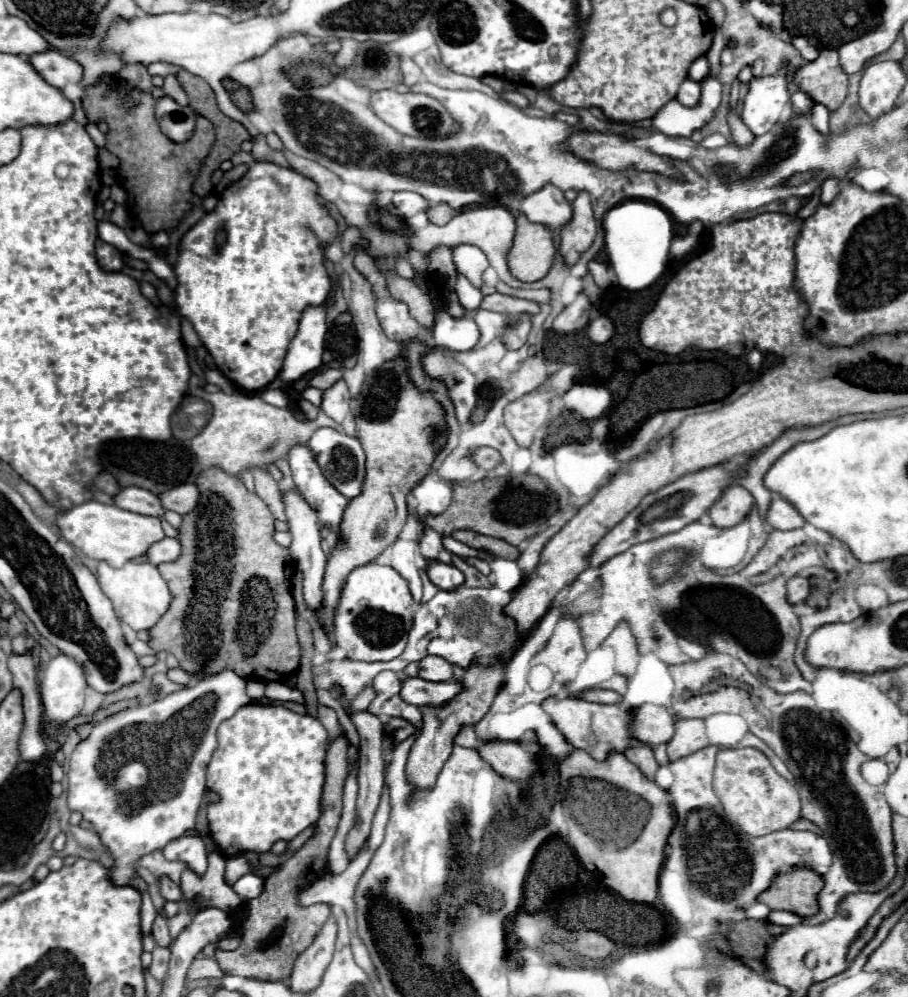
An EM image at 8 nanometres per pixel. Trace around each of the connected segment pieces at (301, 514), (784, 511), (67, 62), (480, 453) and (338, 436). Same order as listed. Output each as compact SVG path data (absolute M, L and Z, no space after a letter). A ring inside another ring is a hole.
M297 489L285 491L281 495L281 499L283 499L283 505L285 505L285 515L287 515L289 531L293 535L293 543L289 547L289 553L295 559L297 569L303 573L303 595L305 595L305 603L311 609L317 609L321 605L321 601L323 601L323 591L319 589L319 585L323 581L323 569L325 569L325 561L327 561L327 555L321 549L321 535L319 535L321 525L319 525L319 519L317 519L315 509L303 499L303 495Z
M773 497L769 511L767 511L767 523L773 529L797 529L801 527L805 521L803 517L799 517L799 513L795 513L795 509L791 509L791 505L787 505L787 501L783 501L781 497Z
M53 49L29 55L29 63L55 89L63 89L67 83L79 83L81 79L81 65Z
M479 447L479 449L471 451L469 457L473 459L473 463L475 463L477 467L481 467L481 469L485 469L485 471L497 467L499 461L501 461L499 453L497 453L495 449L491 449L491 447Z
M321 427L311 435L309 449L315 453L315 459L319 461L323 475L331 481L331 485L335 485L335 489L339 489L339 493L343 493L347 499L359 495L365 477L365 453L355 437L339 433L331 427Z

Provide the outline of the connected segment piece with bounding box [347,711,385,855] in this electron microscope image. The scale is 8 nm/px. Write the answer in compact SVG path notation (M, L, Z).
M363 711L363 713L355 713L351 717L353 725L359 731L361 737L361 749L359 749L359 799L357 799L357 825L355 829L349 833L347 837L347 849L351 855L355 855L359 851L359 847L363 845L363 841L369 835L371 829L371 821L373 815L379 807L379 799L383 793L383 769L385 769L385 761L383 761L383 723L379 717L371 717L371 713Z

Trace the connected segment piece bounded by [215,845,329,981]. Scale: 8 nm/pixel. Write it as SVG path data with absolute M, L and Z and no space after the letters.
M311 845L299 849L289 861L275 867L273 873L265 879L263 893L257 899L251 899L243 907L245 919L241 927L241 943L235 951L223 951L215 947L215 959L223 973L251 977L261 981L285 981L291 975L295 959L311 945L319 929L329 917L327 903L315 903L311 907L301 907L297 901L299 885L295 875L321 875L325 871L323 855L313 851Z

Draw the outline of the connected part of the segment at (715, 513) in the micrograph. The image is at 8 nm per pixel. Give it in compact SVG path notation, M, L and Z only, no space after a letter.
M731 483L723 489L721 497L709 507L709 517L715 527L733 527L747 517L751 507L751 493L747 493L747 489L743 489L741 485Z

